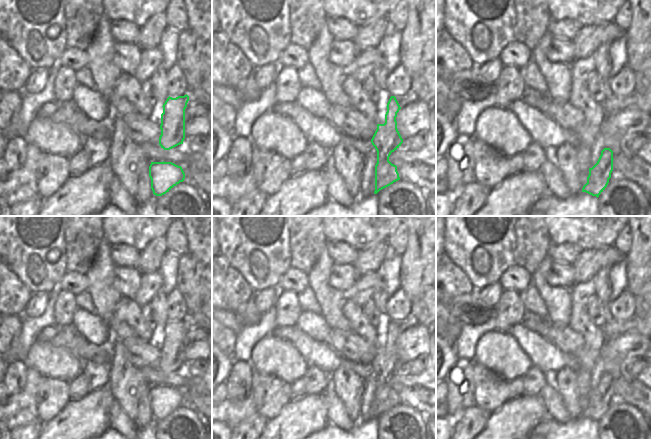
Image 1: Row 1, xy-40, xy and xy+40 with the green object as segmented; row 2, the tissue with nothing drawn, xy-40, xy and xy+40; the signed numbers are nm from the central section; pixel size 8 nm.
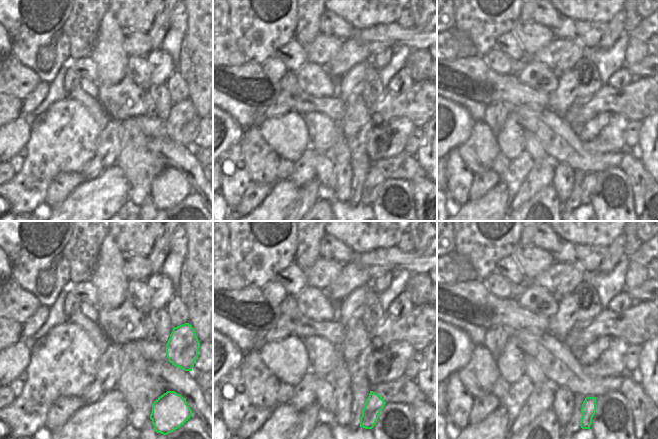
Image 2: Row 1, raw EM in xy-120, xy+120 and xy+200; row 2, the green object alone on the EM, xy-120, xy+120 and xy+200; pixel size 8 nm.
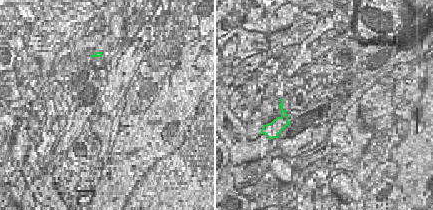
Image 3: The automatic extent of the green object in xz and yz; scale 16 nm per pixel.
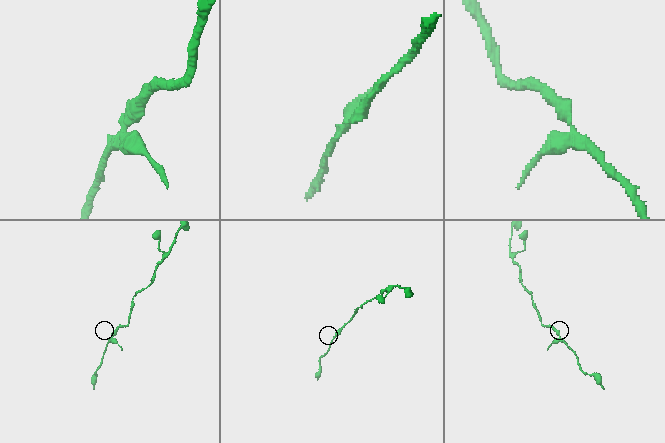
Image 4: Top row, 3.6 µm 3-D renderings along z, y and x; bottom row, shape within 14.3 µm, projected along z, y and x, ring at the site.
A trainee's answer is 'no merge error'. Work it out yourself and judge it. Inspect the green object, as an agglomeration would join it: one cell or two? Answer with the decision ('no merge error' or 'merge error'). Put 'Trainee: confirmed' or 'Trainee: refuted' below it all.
no merge error
Trainee: confirmed

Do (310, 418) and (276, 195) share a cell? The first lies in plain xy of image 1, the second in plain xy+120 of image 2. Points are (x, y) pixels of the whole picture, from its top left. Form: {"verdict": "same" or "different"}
{"verdict": "same"}

